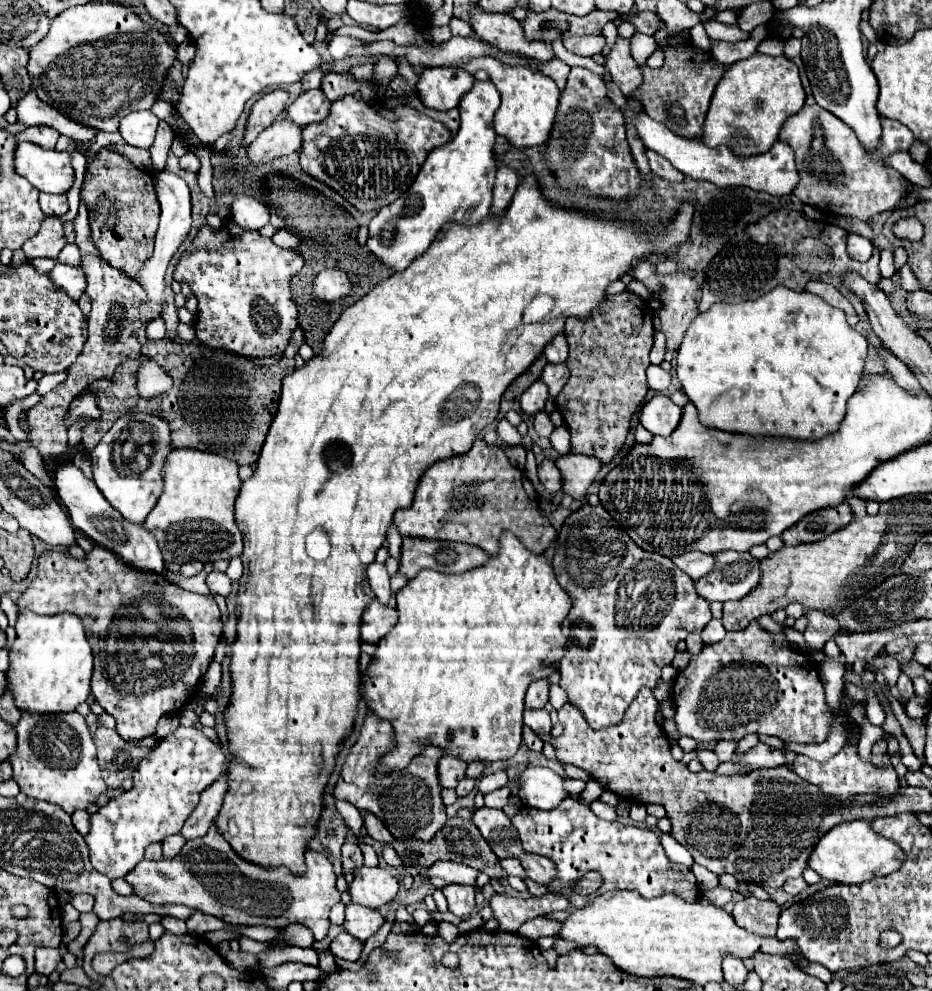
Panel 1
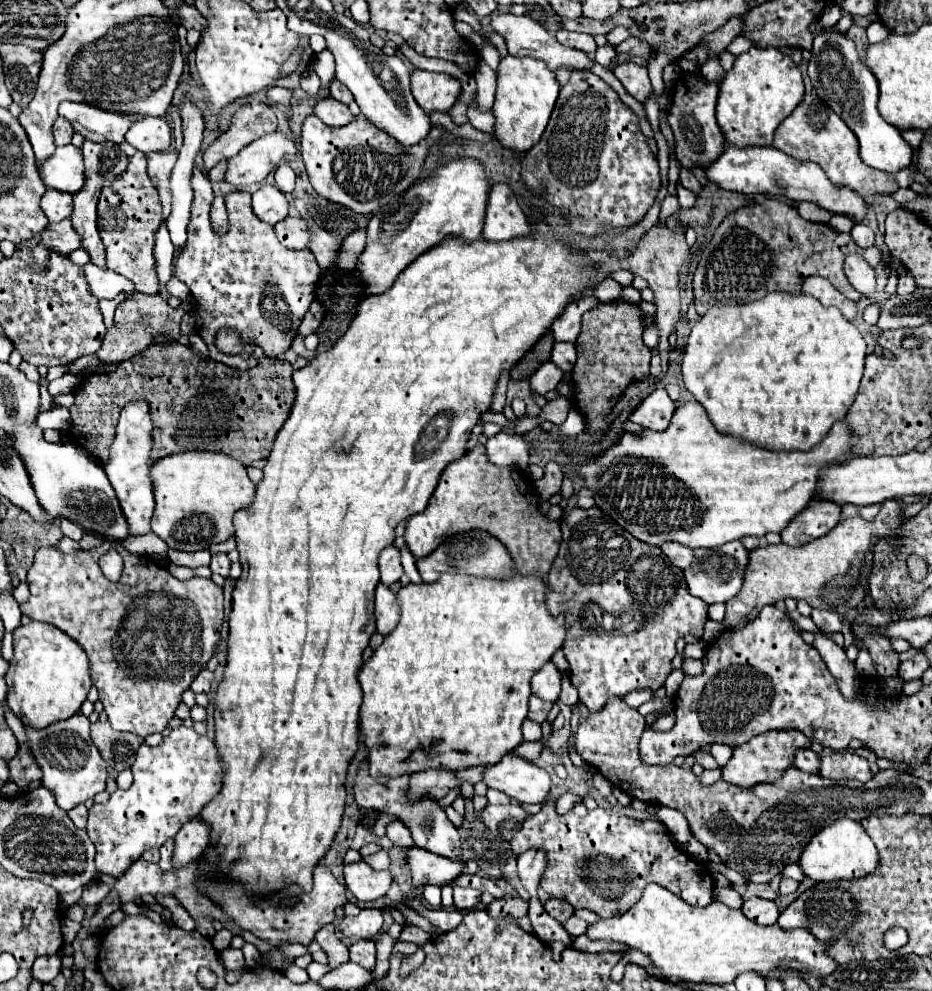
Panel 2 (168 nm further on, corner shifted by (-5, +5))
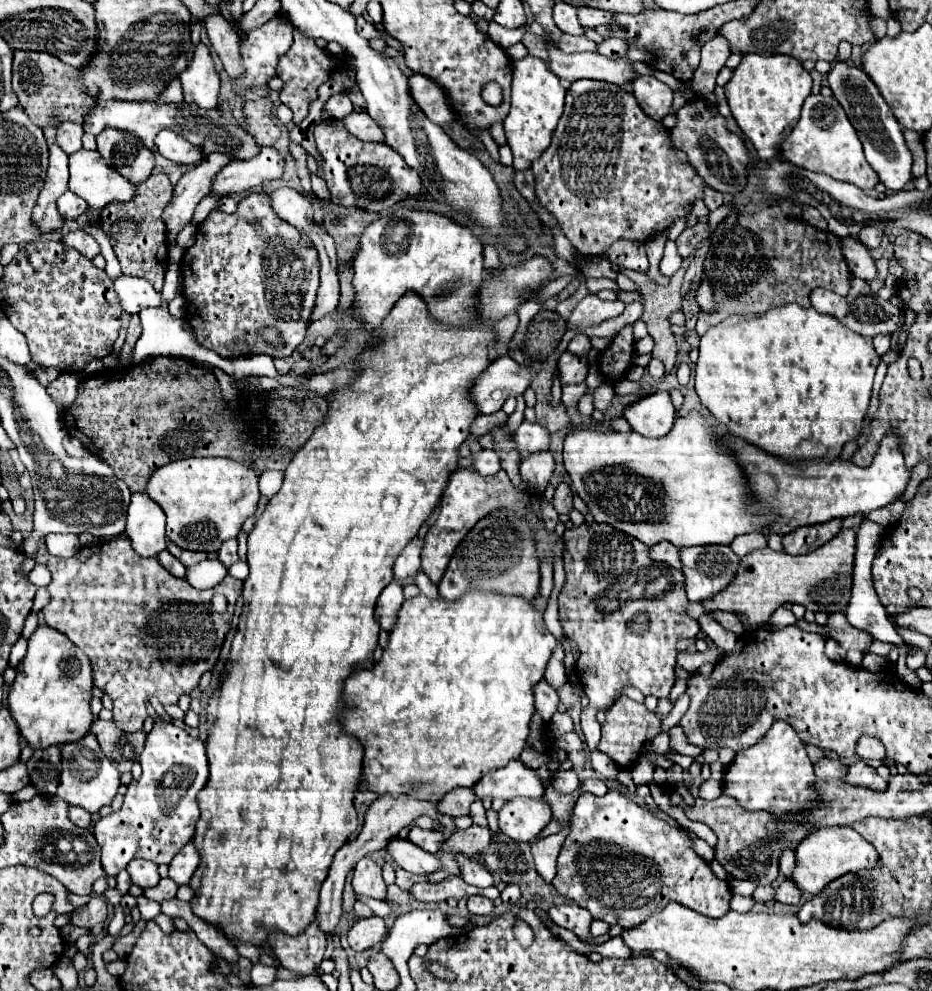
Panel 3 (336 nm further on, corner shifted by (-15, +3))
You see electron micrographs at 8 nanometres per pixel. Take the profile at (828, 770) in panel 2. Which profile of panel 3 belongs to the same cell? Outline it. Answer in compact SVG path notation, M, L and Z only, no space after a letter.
M855 761L853 765L849 765L845 781L861 785L861 787L869 787L869 789L875 789L875 791L887 789L887 781L881 779L877 775L877 771L873 767L869 767L865 761Z

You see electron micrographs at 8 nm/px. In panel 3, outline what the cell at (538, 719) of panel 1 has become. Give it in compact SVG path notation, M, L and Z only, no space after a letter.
M545 681L535 685L535 709L545 721L549 721L555 715L557 705L559 705L559 695L555 689L551 689Z

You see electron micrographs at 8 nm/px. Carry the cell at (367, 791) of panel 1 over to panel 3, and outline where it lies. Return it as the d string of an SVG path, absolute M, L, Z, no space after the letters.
M455 853L457 857L457 863L459 863L459 869L461 869L461 877L469 883L469 885L475 885L475 887L489 887L493 885L493 875L479 863L471 861L467 855L463 853Z

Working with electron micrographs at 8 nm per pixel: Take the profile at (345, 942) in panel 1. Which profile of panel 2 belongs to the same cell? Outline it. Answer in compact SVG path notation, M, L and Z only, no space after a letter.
M357 941L349 947L351 961L365 967L367 971L375 969L375 943L373 941Z

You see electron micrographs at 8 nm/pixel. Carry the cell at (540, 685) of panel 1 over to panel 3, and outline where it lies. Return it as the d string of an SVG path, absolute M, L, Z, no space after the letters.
M561 645L555 647L555 653L553 653L551 659L549 659L549 665L547 665L547 669L545 669L545 681L547 681L555 691L559 691L559 689L567 683L565 667L563 667L563 649L561 649Z

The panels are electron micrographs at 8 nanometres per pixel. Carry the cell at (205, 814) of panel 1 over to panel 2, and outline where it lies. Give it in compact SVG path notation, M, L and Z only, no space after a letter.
M193 819L181 827L175 835L175 849L173 849L173 869L185 867L191 861L199 859L205 847L209 845L209 825L201 819Z

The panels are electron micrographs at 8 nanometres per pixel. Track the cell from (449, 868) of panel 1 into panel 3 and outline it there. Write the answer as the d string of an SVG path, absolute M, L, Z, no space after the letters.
M395 837L387 845L387 851L397 861L397 865L409 873L431 875L431 873L441 869L441 861L437 855L423 851L417 845L411 845L411 841L403 841L403 839Z

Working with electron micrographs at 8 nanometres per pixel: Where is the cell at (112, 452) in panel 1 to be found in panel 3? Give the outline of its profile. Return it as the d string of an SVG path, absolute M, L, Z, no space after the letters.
M147 493L131 495L125 533L141 557L153 557L165 549L165 515Z

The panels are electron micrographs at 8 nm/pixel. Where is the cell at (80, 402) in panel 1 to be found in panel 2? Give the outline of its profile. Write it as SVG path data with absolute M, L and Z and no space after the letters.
M53 405L49 411L43 411L37 417L37 423L41 429L59 429L59 431L67 431L69 429L69 411L65 407L57 407Z

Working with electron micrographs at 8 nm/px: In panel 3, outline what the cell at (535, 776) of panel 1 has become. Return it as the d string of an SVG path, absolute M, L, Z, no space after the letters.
M513 759L505 767L499 767L487 773L483 779L479 779L473 791L479 799L485 797L493 797L493 799L499 797L505 801L515 797L541 799L545 795L545 785L535 773L535 769L529 769L519 759Z

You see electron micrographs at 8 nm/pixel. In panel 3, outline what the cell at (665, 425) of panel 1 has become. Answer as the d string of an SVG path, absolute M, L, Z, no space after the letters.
M657 391L643 397L631 407L625 407L623 417L629 421L633 431L645 437L663 437L675 423L675 407L667 391Z

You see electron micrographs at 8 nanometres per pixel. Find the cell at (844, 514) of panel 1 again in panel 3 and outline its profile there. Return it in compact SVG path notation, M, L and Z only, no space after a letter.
M831 519L819 525L807 525L799 527L797 531L791 531L783 537L783 549L791 555L803 555L811 553L823 543L831 541L839 531L841 531L843 519Z

